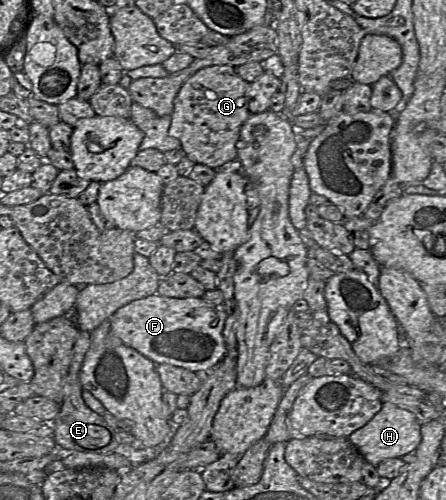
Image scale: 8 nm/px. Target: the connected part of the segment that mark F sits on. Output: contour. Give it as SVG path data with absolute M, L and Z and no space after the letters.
M153 294L119 308L110 318L110 330L124 345L158 364L195 372L202 379L227 355L223 330L227 313L203 298L170 298Z

